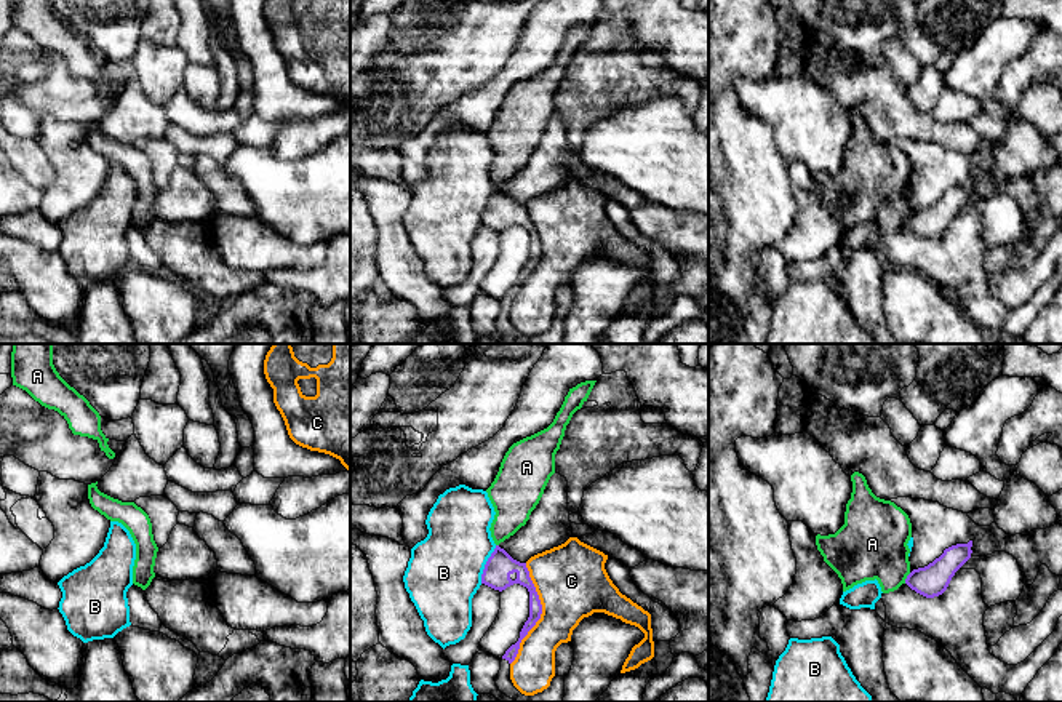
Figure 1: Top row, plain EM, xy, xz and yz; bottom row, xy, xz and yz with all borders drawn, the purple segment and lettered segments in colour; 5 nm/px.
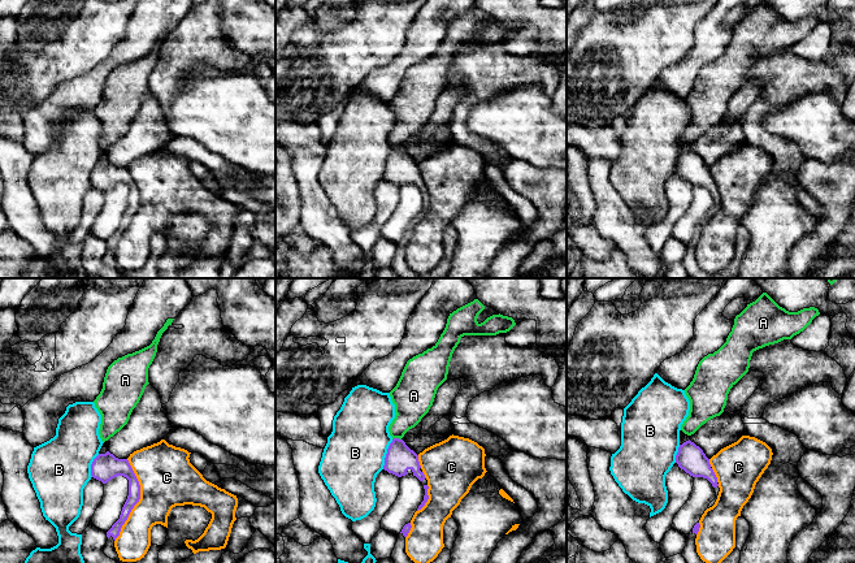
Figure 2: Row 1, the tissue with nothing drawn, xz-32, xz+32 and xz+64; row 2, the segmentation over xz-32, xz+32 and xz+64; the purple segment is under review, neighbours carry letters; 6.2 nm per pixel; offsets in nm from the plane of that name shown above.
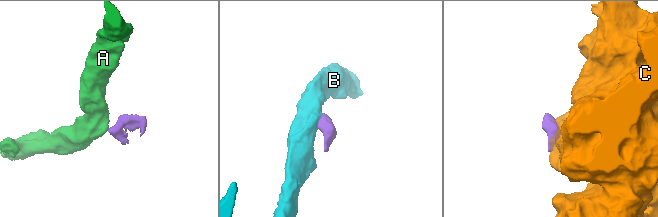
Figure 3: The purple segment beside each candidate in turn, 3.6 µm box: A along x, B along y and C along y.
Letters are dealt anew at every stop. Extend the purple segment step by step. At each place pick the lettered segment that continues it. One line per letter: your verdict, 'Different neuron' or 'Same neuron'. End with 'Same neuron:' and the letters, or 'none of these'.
A: Same neuron
B: Different neuron
C: Different neuron
Same neuron: A

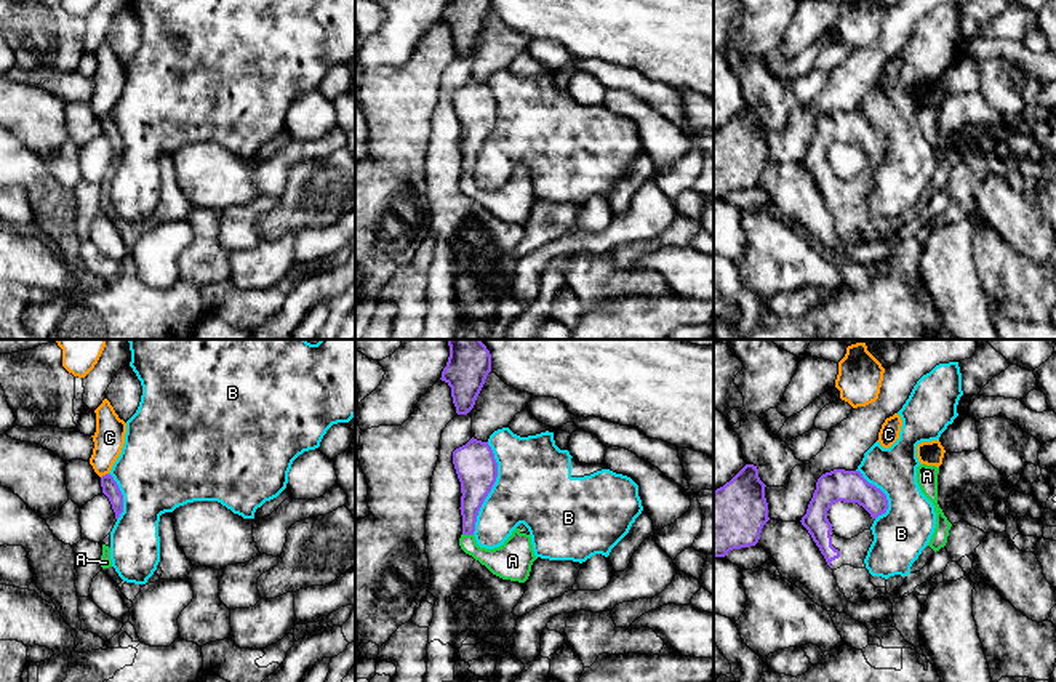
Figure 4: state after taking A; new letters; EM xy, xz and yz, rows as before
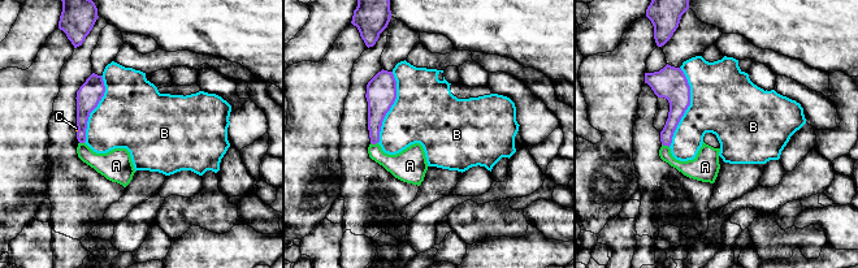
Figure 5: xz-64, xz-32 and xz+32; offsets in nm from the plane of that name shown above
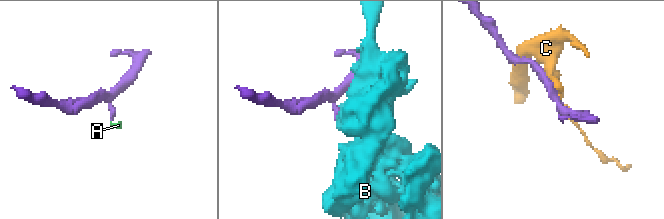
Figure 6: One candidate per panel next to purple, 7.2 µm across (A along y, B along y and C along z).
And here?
A: Same neuron
B: Different neuron
C: Different neuron
Same neuron: A

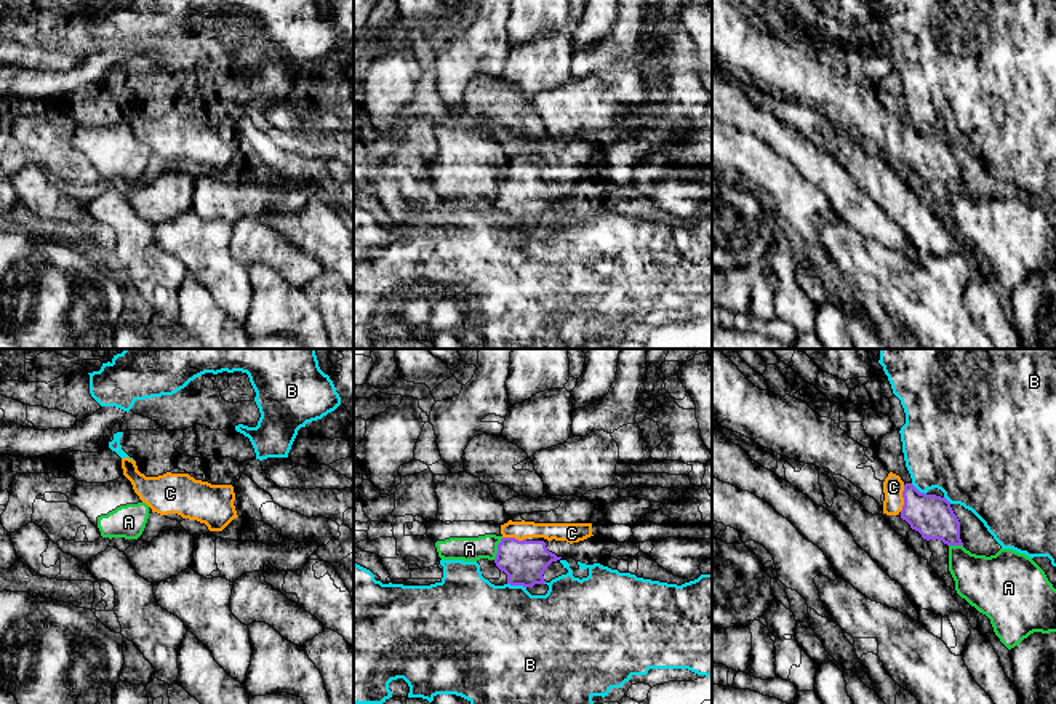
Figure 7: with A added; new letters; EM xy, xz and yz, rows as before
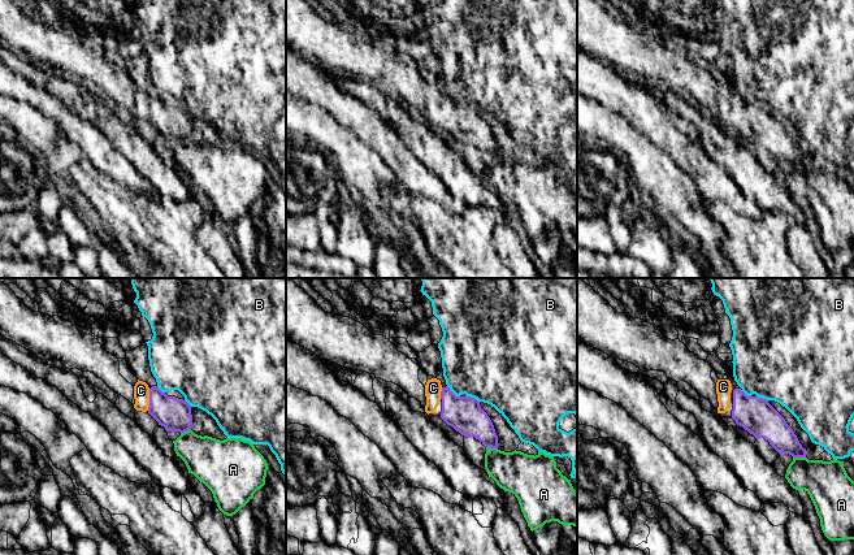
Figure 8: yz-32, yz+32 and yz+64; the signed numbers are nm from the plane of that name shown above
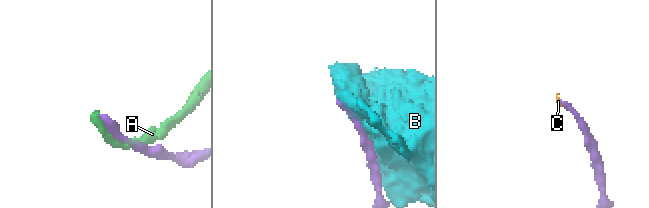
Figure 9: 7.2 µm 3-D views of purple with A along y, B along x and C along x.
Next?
A: Different neuron
B: Different neuron
C: Same neuron
Same neuron: C

